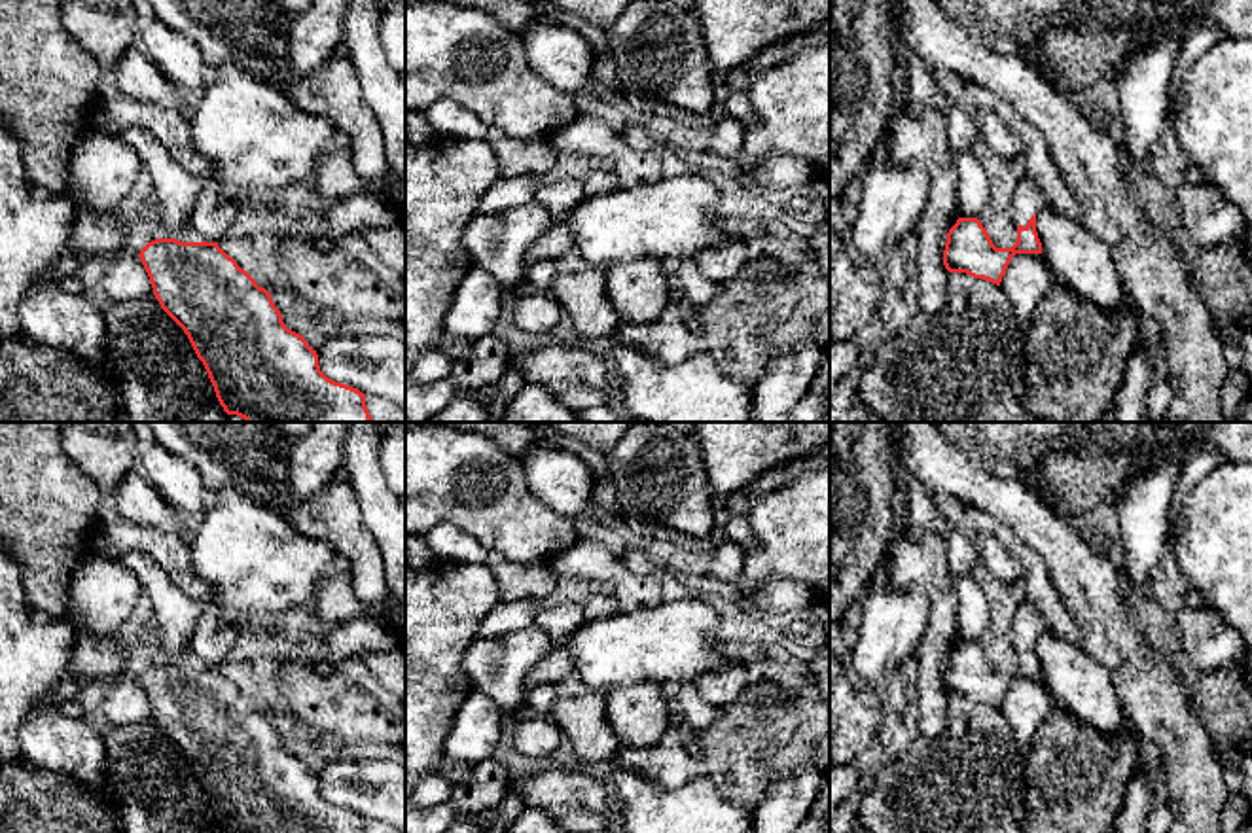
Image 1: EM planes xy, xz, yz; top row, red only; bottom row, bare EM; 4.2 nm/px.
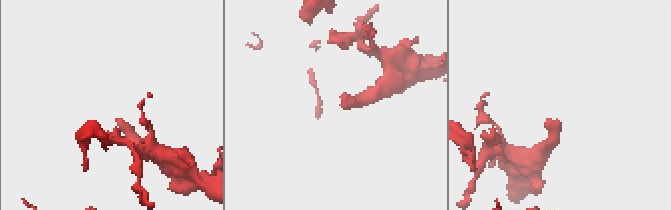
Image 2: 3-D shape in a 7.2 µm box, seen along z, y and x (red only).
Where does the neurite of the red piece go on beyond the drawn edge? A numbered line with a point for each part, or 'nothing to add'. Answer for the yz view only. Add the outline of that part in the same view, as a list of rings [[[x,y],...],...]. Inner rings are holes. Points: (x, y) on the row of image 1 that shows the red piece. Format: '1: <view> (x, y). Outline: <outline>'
1: yz (1027, 199). Outline: [[[1019,174],[1017,187],[1011,195],[1011,212],[1015,225],[1027,227],[1028,220],[1034,214],[1040,216],[1049,206],[1051,203],[1042,187],[1034,180]]]

